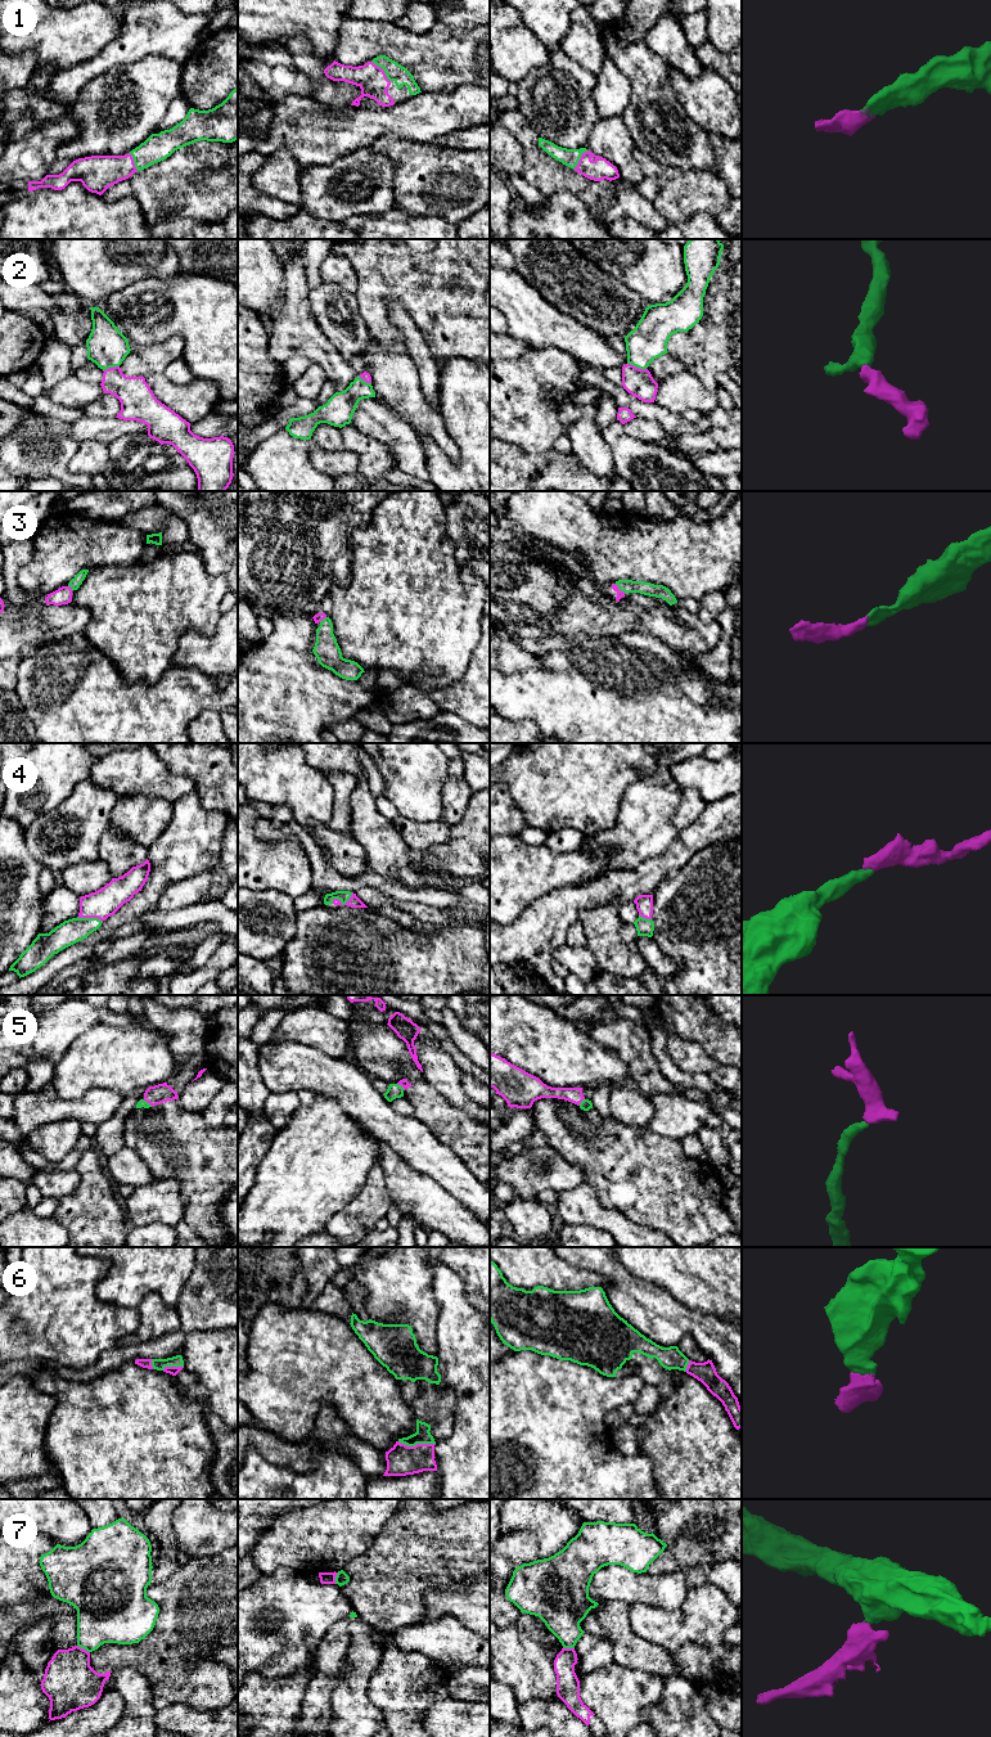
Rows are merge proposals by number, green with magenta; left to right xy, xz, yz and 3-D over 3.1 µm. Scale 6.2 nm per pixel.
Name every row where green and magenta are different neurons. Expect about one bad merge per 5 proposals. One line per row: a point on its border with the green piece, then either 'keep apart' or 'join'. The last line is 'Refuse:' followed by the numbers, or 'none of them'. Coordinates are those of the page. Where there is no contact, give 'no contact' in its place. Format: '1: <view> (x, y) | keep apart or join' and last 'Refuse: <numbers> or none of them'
1: xz (383, 70) | join
2: yz (636, 367) | join
3: yz (620, 589) | join
4: xy (90, 918) | join
5: yz (581, 1102) | join
6: xz (417, 1443) | join
7: xy (84, 1648) | keep apart
Refuse: 7

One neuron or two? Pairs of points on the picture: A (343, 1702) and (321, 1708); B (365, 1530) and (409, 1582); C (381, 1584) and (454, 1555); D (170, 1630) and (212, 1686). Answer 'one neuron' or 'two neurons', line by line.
A: two neurons
B: two neurons
C: one neuron
D: one neuron

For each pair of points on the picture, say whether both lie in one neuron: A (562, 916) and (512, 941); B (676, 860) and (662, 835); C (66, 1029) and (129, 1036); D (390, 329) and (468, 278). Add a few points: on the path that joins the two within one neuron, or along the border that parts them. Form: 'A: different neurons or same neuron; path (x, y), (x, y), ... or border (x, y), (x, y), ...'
A: same neuron; path (549, 919), (531, 937), (525, 939)
B: different neurons; border (679, 831), (674, 841), (661, 854), (642, 862)
C: different neurons; border (115, 1025), (94, 1025), (86, 1029), (64, 1053)
D: same neuron; path (384, 301), (406, 279), (440, 279)

